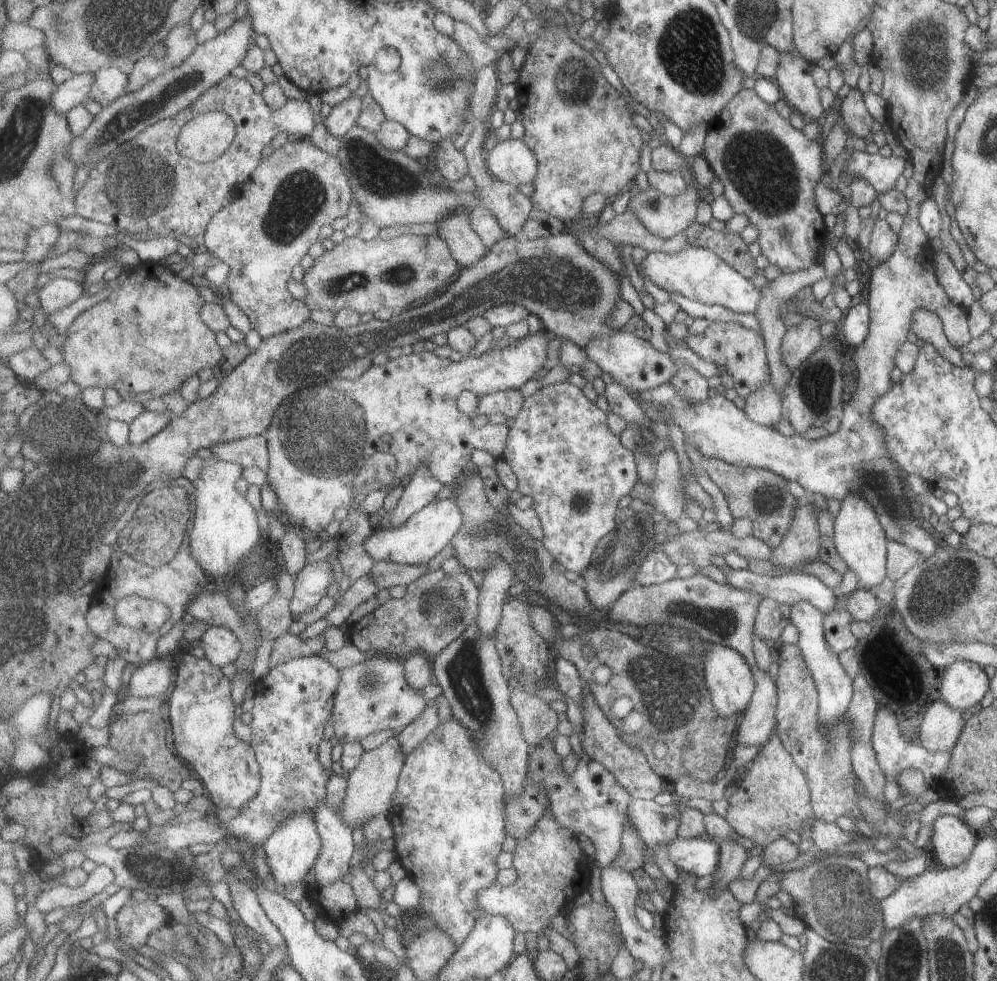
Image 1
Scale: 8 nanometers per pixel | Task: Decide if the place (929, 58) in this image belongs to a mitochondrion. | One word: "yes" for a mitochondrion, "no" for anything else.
yes

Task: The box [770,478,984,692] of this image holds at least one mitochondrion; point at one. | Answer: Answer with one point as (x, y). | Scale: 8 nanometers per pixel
(940, 593)

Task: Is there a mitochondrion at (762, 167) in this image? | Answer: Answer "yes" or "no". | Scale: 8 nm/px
yes

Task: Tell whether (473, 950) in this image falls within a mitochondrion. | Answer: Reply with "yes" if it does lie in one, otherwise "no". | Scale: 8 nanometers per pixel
no

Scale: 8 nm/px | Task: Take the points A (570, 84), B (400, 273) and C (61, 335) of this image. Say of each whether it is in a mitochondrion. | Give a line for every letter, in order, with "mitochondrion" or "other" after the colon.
A: mitochondrion
B: mitochondrion
C: other

